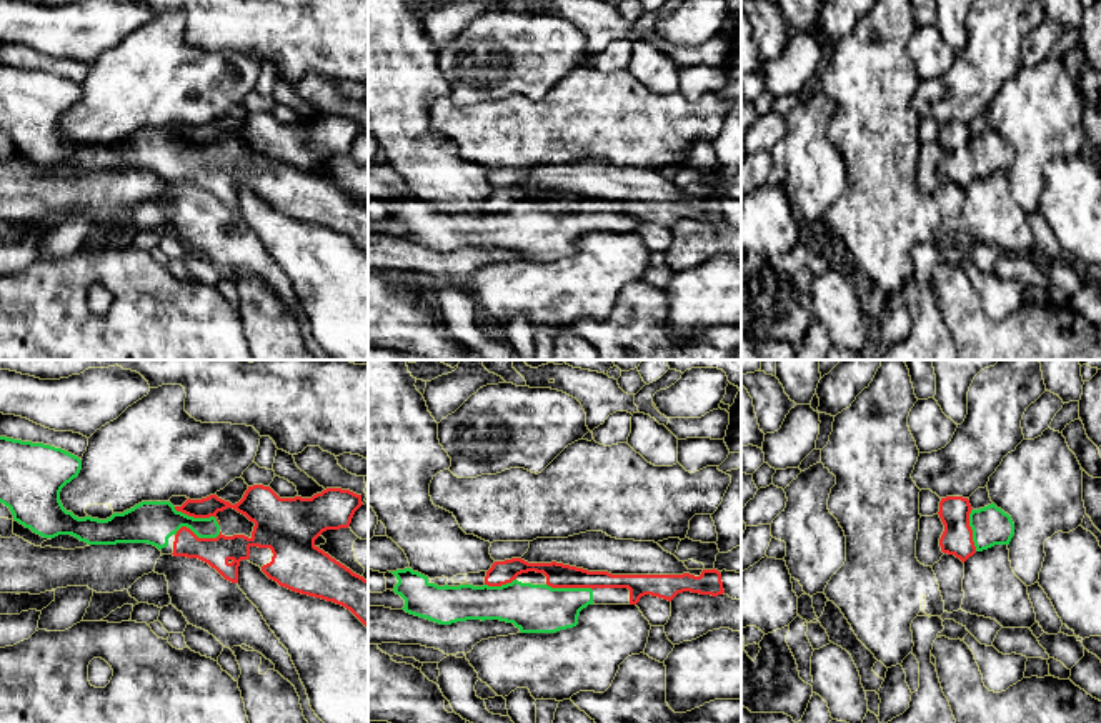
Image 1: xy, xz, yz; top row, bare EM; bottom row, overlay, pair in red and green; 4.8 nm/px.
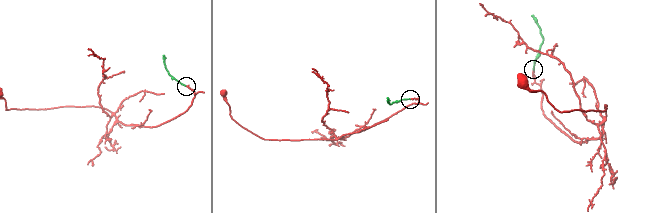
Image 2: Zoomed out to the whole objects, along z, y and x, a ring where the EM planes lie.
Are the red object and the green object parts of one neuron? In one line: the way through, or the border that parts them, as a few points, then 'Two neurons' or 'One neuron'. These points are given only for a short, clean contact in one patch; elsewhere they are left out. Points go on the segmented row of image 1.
One neuron

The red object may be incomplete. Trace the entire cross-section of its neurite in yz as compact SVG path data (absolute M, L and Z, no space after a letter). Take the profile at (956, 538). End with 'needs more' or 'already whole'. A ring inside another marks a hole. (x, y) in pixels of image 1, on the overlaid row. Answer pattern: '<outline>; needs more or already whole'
M946 496L939 501L938 515L944 525L941 551L954 555L963 563L976 551L1009 545L1014 535L1011 516L994 503L973 510L968 498Z; needs more

